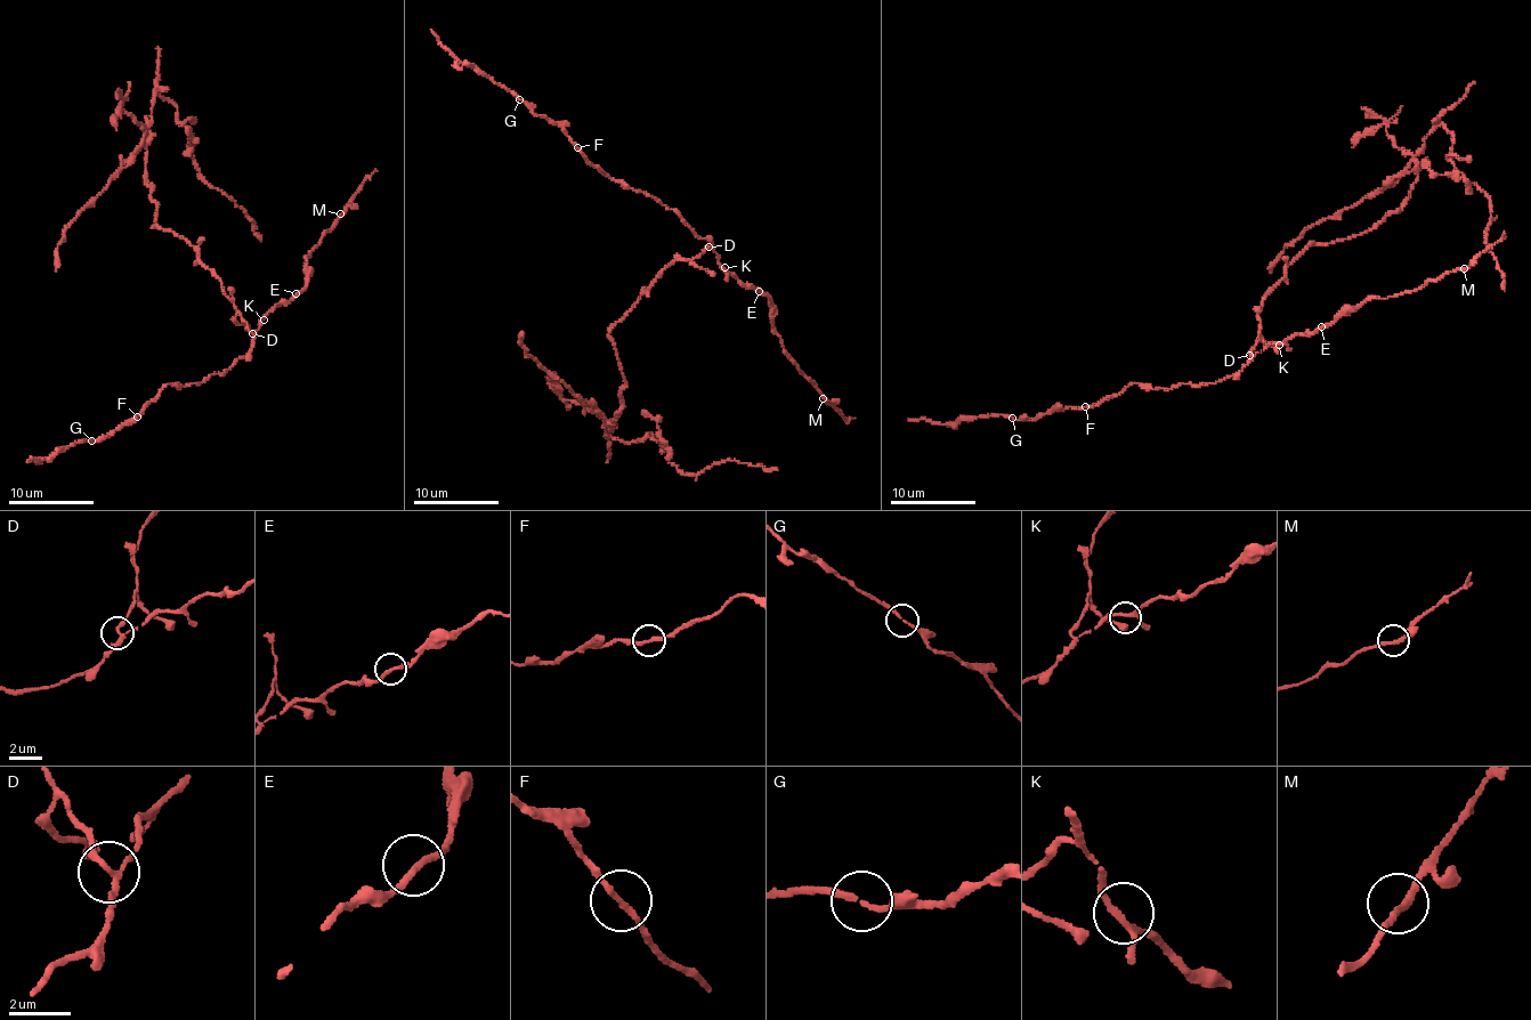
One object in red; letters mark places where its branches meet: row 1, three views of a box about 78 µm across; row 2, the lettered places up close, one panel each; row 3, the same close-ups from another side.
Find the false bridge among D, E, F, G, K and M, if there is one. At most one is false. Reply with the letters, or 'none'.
D

